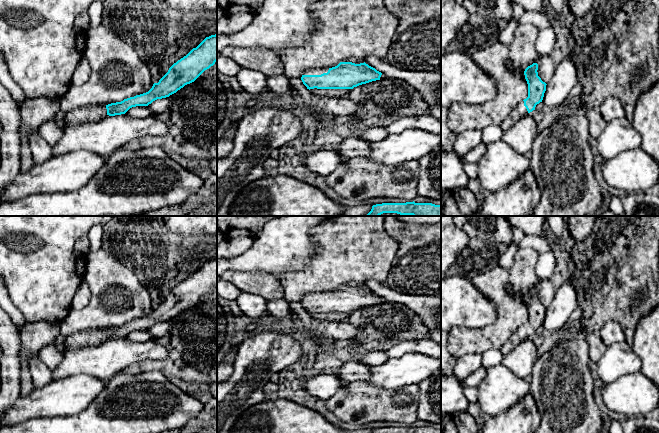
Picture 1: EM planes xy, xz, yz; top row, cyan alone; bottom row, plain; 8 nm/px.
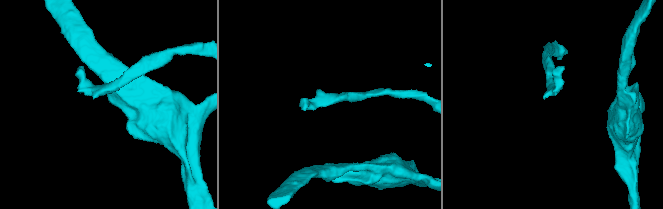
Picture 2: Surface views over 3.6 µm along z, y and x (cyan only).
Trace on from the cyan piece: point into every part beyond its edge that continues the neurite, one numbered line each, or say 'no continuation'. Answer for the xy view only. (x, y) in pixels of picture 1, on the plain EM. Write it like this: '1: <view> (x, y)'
1: xy (87, 338)

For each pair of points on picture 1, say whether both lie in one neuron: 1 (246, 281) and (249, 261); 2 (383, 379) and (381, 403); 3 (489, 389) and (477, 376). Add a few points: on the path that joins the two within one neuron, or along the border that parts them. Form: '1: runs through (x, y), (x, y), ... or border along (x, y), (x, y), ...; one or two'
1: border along (227, 269), (263, 271), (271, 274); two
2: border along (367, 380), (384, 388), (400, 388), (405, 385); two
3: border along (487, 369), (485, 377), (476, 387); two

